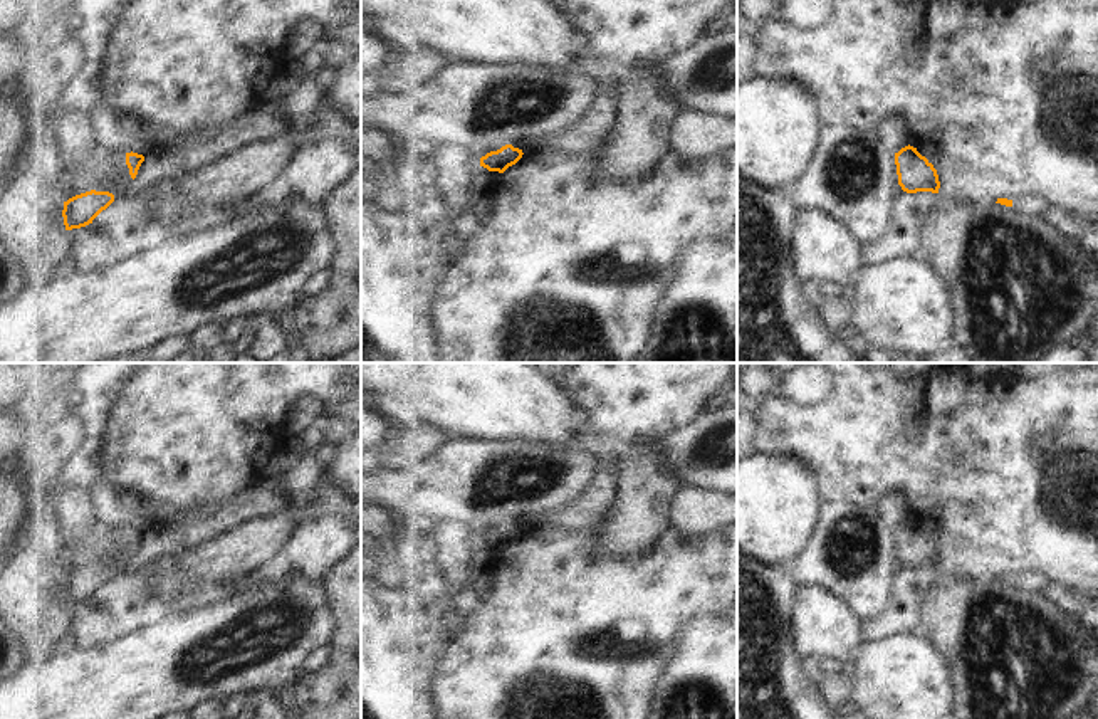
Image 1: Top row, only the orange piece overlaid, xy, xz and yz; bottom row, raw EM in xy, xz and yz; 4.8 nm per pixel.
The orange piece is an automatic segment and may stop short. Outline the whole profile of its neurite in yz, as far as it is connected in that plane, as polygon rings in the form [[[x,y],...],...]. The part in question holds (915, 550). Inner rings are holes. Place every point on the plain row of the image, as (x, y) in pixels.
[[[905,522],[895,529],[898,561],[907,569],[932,568],[939,569],[940,558],[933,541],[922,533],[917,524]]]

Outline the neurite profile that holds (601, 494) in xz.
[[[589,427],[583,428],[579,443],[583,450],[593,454],[598,462],[598,475],[579,499],[588,501],[588,514],[598,521],[594,531],[608,534],[611,531],[609,516],[620,497],[616,455],[625,447],[608,435],[593,432]]]

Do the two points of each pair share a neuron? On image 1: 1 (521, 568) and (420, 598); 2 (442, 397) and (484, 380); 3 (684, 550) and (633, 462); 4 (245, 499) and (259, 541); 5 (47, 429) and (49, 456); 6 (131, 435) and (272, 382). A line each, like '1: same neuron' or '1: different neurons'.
1: different neurons
2: same neuron
3: different neurons
4: different neurons
5: different neurons
6: same neuron

